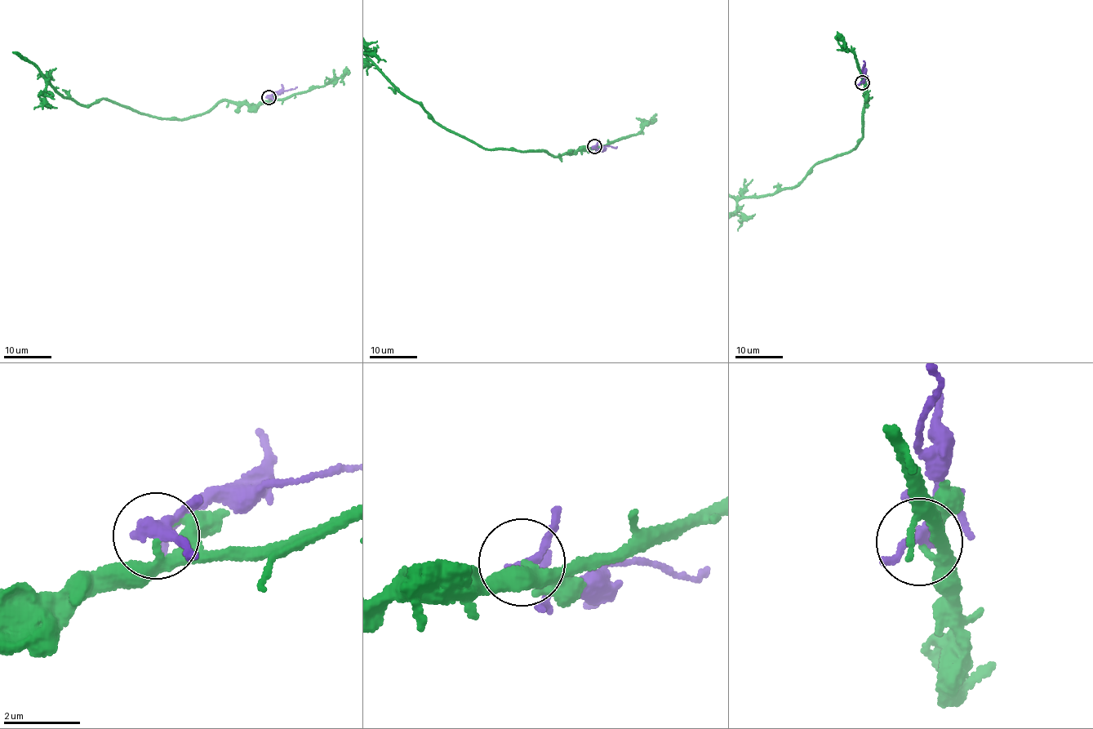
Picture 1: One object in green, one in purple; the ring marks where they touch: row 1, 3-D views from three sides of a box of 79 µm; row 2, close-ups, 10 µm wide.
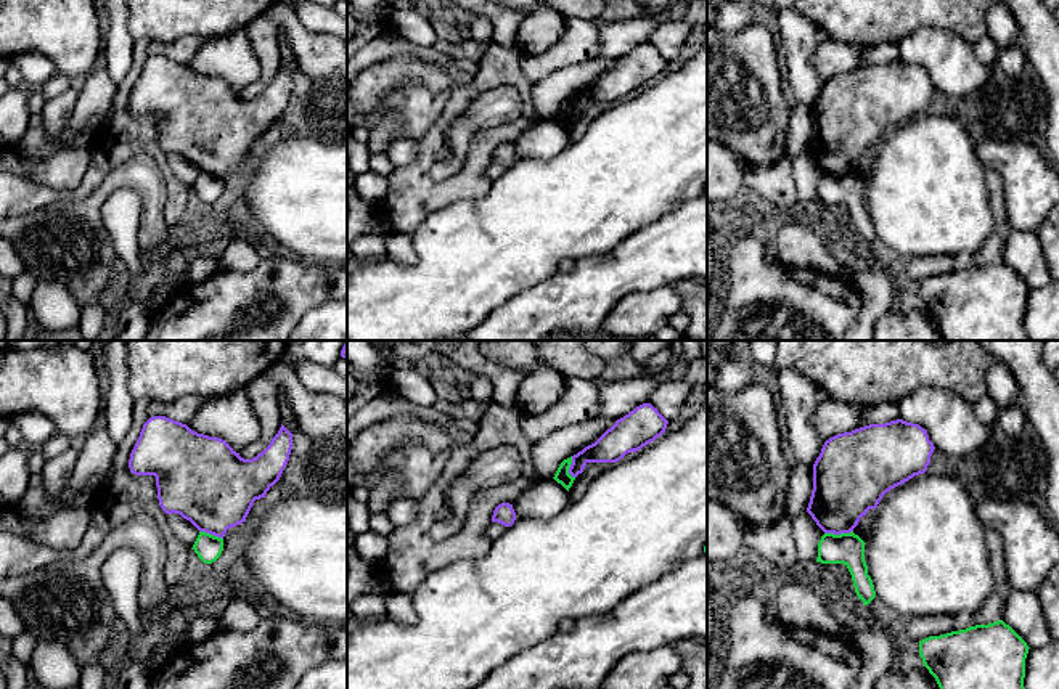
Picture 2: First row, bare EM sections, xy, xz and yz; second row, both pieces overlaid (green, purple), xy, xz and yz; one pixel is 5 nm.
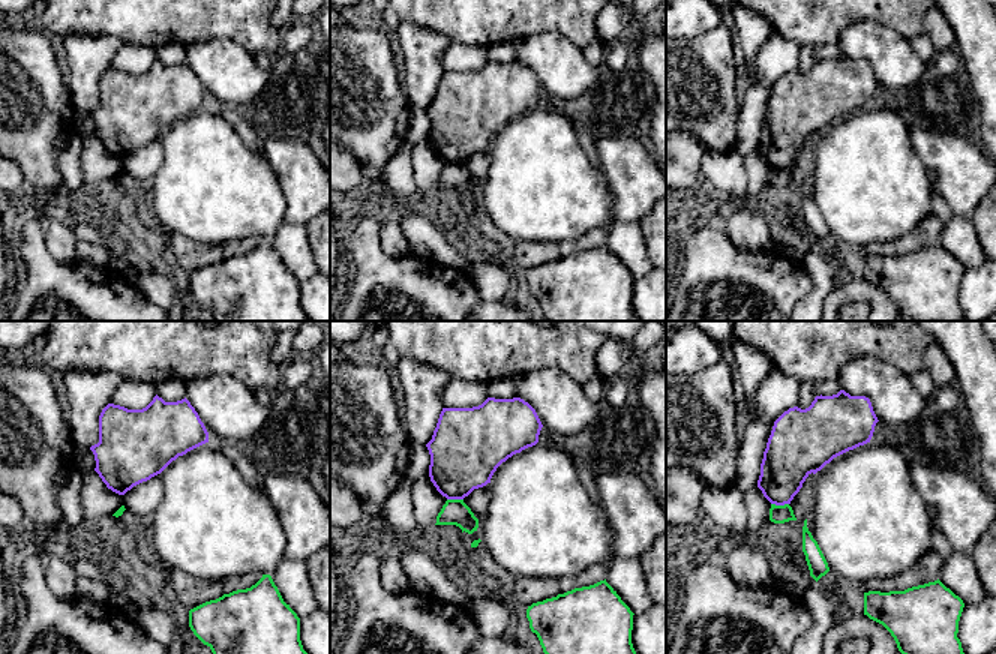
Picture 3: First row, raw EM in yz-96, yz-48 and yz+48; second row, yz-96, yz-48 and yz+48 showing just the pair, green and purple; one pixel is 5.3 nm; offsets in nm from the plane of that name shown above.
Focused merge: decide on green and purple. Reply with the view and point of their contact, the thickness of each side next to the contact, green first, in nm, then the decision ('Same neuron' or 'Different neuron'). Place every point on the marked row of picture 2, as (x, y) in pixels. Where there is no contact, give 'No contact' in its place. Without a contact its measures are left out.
Touches green at yz (838, 535). Thickness 160 nm (green) against 320 nm. Different neuron

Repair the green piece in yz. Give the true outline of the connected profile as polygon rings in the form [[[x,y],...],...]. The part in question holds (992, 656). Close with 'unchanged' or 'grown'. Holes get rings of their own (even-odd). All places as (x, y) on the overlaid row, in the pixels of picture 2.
[[[1003,620],[919,641],[924,667],[940,689],[1025,689],[1027,642]]]; unchanged

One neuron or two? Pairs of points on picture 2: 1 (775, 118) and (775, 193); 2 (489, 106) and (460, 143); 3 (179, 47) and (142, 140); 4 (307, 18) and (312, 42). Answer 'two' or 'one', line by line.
1: two
2: one
3: one
4: two

